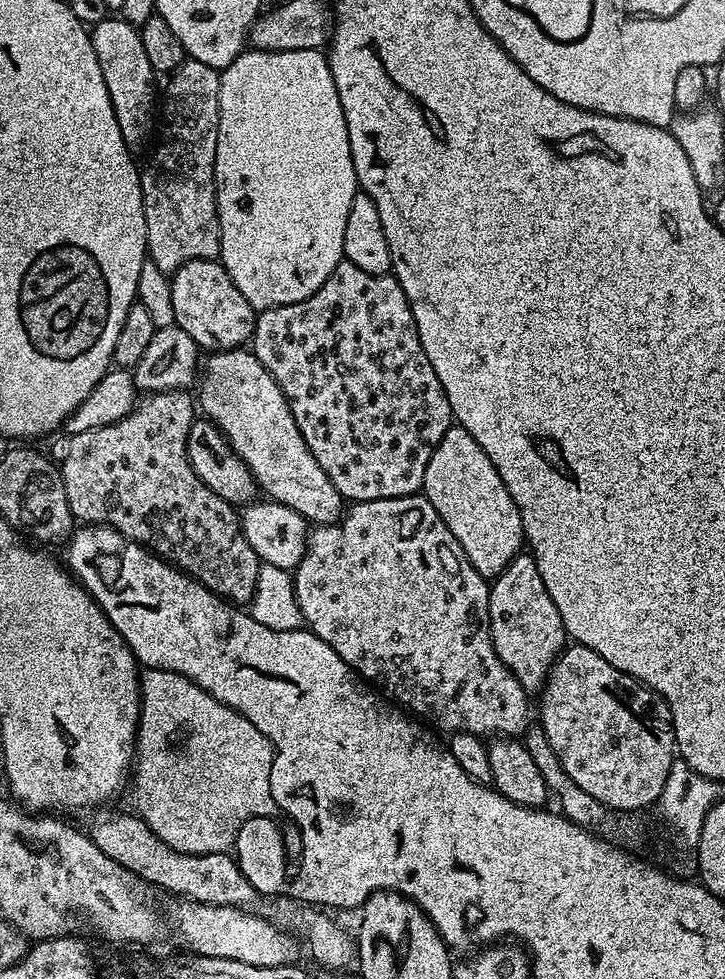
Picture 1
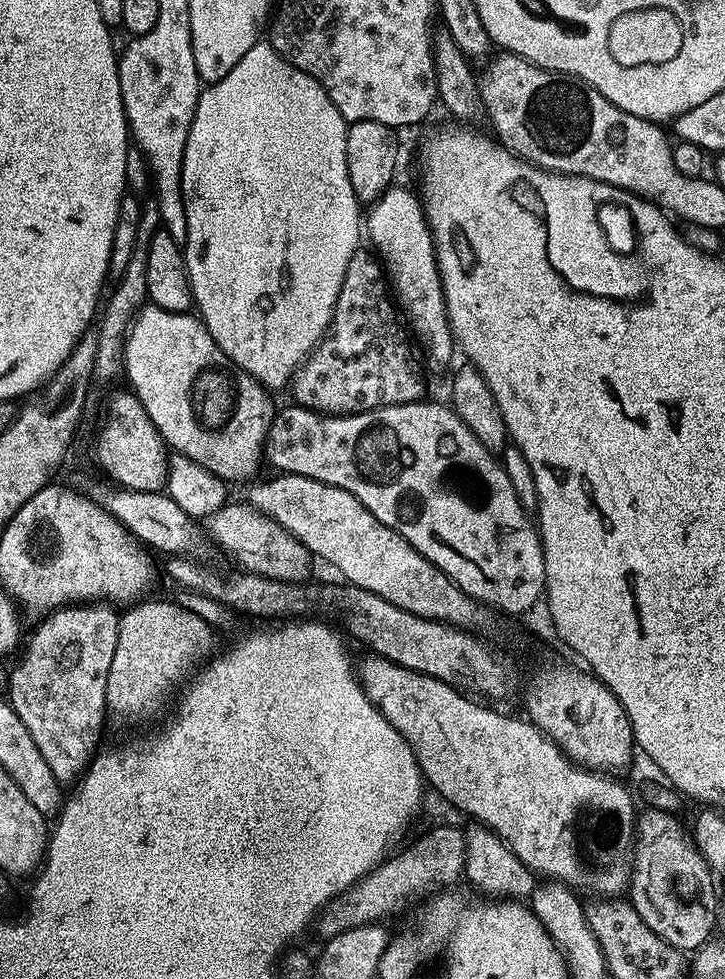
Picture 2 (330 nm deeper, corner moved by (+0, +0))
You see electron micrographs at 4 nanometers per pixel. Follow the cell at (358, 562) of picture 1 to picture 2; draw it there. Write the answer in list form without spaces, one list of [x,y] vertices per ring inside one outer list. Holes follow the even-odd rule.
[[[229,502],[210,517],[212,534],[222,547],[237,556],[249,573],[256,573],[268,579],[284,580],[303,585],[312,572],[314,556],[294,533],[288,532],[274,517],[252,507],[251,503]]]

